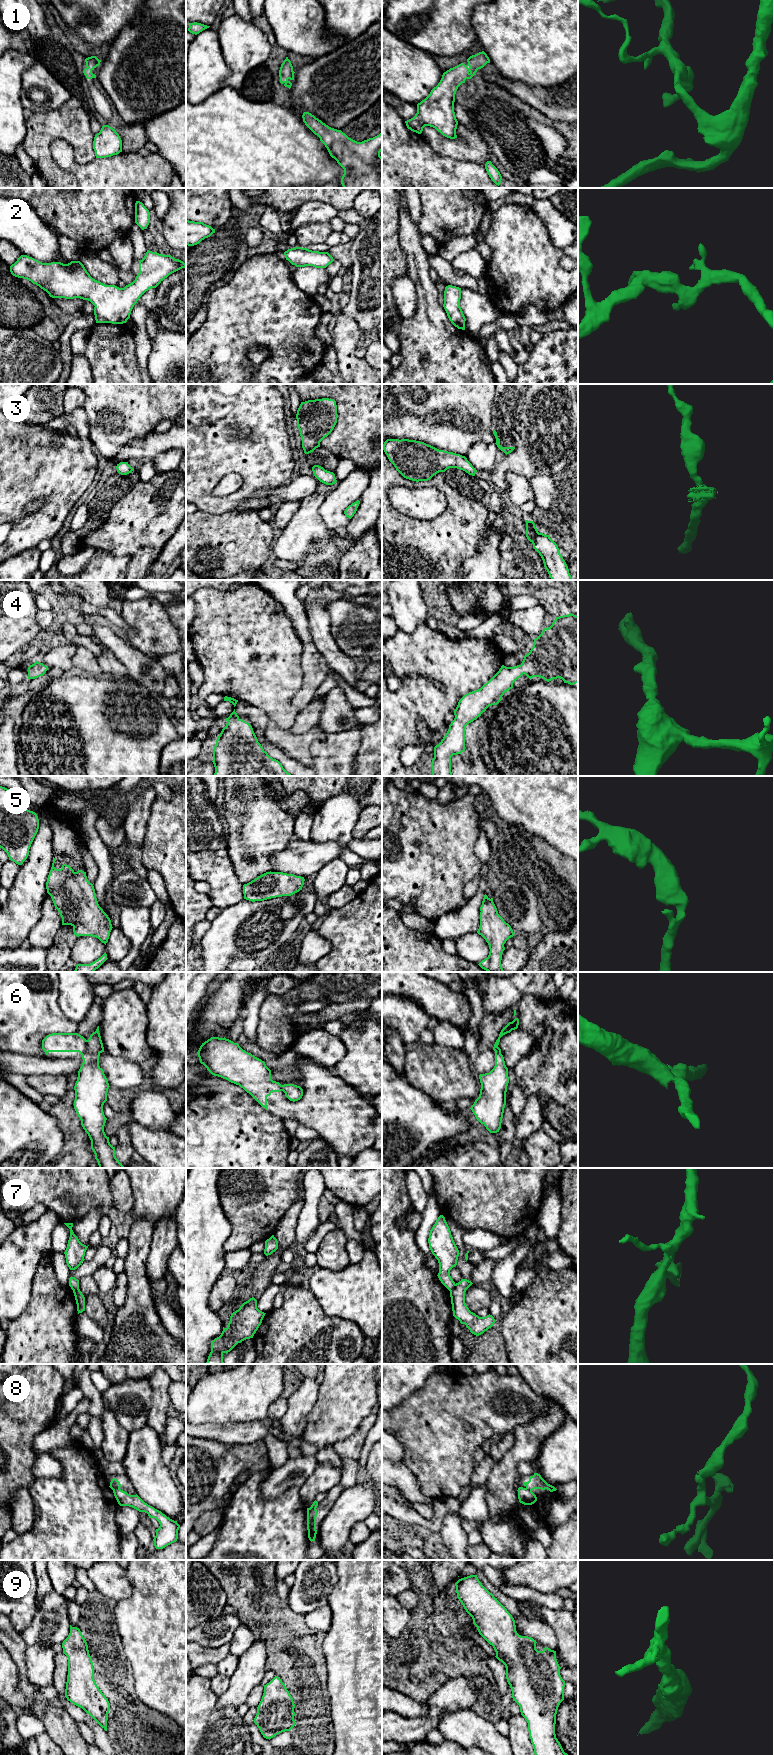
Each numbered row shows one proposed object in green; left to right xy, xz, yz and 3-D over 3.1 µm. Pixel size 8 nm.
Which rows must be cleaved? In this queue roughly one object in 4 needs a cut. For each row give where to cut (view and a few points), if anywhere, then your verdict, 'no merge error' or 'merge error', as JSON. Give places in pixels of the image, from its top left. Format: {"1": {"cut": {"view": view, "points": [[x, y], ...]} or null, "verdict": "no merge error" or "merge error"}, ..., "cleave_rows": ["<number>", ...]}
{"1": {"cut": null, "verdict": "no merge error"}, "2": {"cut": null, "verdict": "no merge error"}, "3": {"cut": null, "verdict": "no merge error"}, "4": {"cut": null, "verdict": "no merge error"}, "5": {"cut": null, "verdict": "no merge error"}, "6": {"cut": {"view": "xy", "points": [[87, 1040], [87, 1049], [82, 1056]]}, "verdict": "merge error"}, "7": {"cut": {"view": "yz", "points": [[455, 1284], [450, 1291]]}, "verdict": "merge error"}, "8": {"cut": {"view": "xy", "points": [[119, 1488], [113, 1490]]}, "verdict": "merge error"}, "9": {"cut": null, "verdict": "no merge error"}, "cleave_rows": ["6", "7", "8"]}

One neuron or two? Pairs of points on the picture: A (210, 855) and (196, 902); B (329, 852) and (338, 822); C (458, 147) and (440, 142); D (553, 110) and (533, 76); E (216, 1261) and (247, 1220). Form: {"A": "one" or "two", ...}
{"A": "two", "B": "two", "C": "one", "D": "two", "E": "two"}

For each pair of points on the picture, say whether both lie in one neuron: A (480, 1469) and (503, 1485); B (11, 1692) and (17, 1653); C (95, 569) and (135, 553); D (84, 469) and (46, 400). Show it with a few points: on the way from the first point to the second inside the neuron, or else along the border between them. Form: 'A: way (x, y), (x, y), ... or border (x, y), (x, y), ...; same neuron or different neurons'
A: border (498, 1462), (483, 1484); different neurons
B: border (10, 1654), (17, 1667), (18, 1684), (20, 1687); different neurons
C: border (102, 551), (124, 556), (128, 568); different neurons
D: border (64, 412), (43, 424), (33, 424); different neurons

